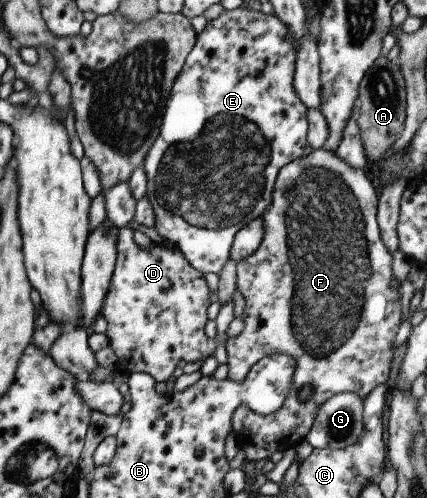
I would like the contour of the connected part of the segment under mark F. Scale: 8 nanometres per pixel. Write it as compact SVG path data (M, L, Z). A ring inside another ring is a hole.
M323 148L313 149L308 156L298 158L281 168L278 172L272 194L271 204L262 214L265 234L260 247L253 255L248 256L236 264L236 273L238 276L237 290L243 294L246 300L243 313L246 327L239 336L227 338L228 378L231 380L243 382L249 374L250 368L253 368L253 365L257 364L258 360L266 356L273 357L275 352L291 357L294 359L294 364L296 365L290 389L279 410L268 415L260 415L246 401L240 407L237 407L237 410L232 416L232 430L234 431L234 437L239 450L241 449L245 452L245 462L253 461L258 465L270 459L271 455L275 454L275 452L281 451L284 453L289 448L295 449L299 442L306 440L306 436L311 430L319 407L326 400L329 400L329 397L342 392L355 392L355 394L358 394L364 399L378 384L385 384L385 381L389 378L389 370L391 370L389 364L391 358L393 358L396 334L402 323L401 320L403 320L403 310L399 303L399 296L401 296L399 293L400 282L393 275L393 266L391 265L393 255L388 249L388 246L382 241L380 226L376 219L379 196L377 196L377 190L375 190L372 180L367 177L365 172L351 168L334 152L326 151ZM303 385L311 385L314 390L314 395L306 403L301 402L298 397L299 389Z

